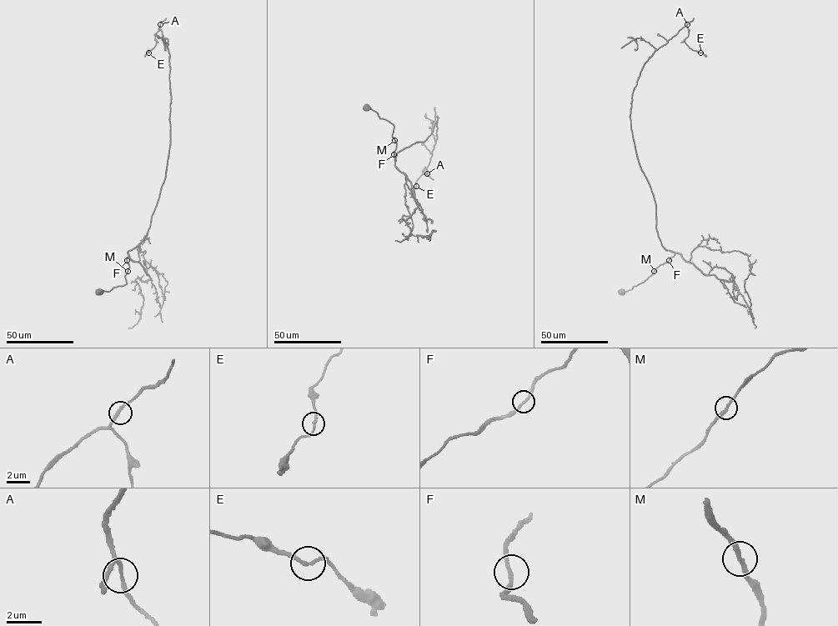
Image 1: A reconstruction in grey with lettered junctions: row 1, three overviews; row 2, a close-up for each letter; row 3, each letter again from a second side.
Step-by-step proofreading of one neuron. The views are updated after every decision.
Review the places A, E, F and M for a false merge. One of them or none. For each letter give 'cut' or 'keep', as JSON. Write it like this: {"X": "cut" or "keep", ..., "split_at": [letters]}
{"A": "keep", "E": "keep", "F": "keep", "M": "keep", "split_at": []}

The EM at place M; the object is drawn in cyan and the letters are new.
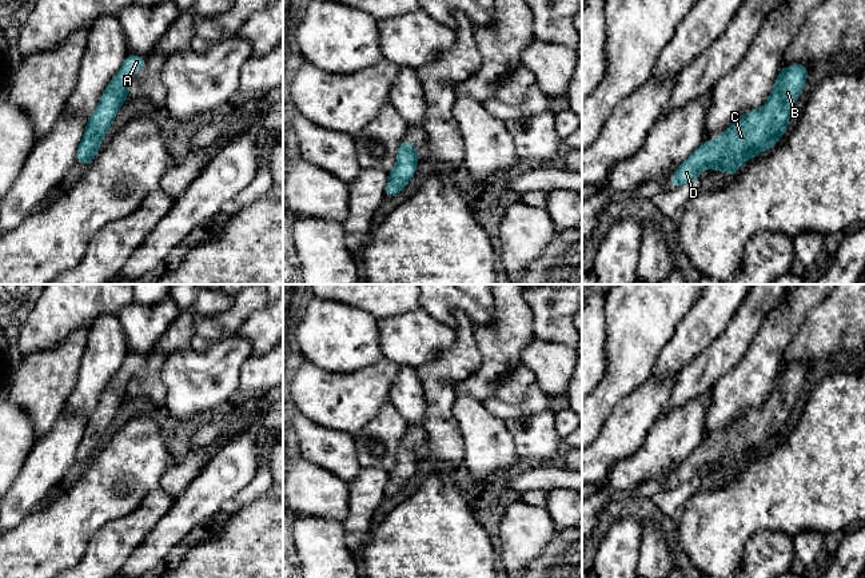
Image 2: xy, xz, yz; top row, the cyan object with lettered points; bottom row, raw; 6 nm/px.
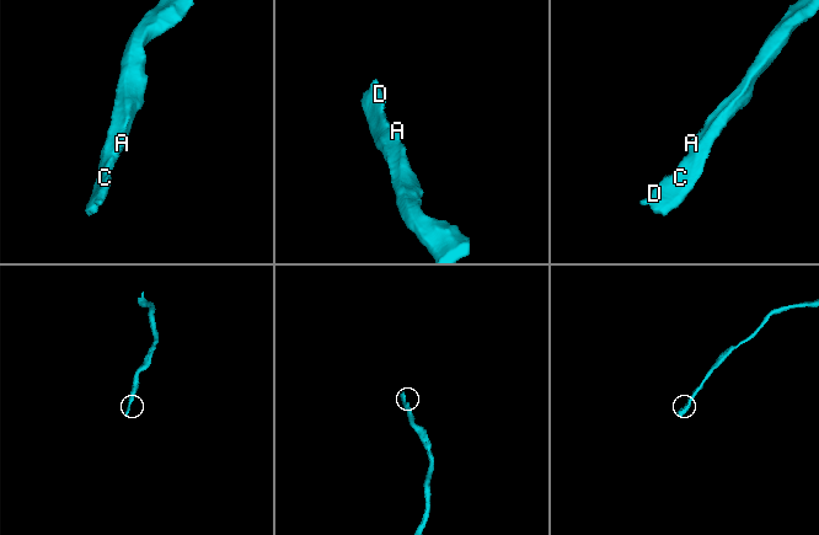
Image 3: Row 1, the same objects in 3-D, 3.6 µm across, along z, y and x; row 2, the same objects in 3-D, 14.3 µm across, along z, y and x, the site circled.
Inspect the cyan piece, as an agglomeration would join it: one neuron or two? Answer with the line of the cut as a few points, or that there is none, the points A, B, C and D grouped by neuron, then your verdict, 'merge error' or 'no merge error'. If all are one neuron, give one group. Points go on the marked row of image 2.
no cut | A B C D | no merge error

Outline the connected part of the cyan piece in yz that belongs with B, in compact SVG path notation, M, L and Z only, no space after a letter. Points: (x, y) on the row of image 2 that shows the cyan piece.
M805 64L780 69L764 108L746 112L718 137L702 143L678 166L669 186L697 183L697 176L705 167L732 176L746 160L760 156L760 150L769 151L788 129L793 104L804 91L808 72Z

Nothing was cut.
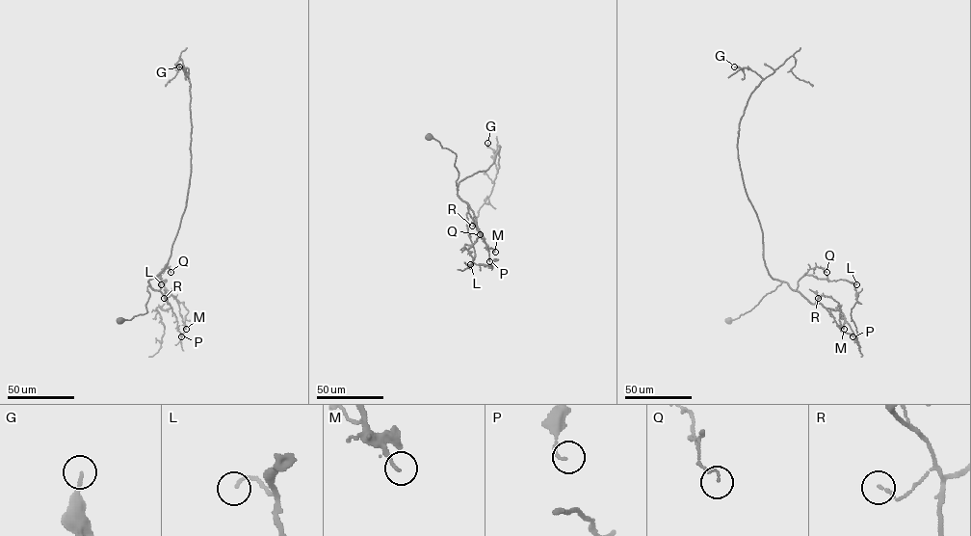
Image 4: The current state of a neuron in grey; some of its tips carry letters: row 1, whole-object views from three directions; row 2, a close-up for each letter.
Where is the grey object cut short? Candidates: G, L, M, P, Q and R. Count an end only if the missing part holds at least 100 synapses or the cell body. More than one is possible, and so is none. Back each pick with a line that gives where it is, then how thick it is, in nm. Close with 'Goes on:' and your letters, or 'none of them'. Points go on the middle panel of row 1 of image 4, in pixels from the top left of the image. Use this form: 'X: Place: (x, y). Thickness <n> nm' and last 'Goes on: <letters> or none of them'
Goes on: none of them

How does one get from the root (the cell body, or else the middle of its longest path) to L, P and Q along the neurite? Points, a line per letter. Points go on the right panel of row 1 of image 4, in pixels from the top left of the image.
L: (728, 320), (750, 311), (782, 281), (795, 290), (798, 281), (804, 275), (830, 281), (845, 280), (856, 284)
P: (728, 320), (750, 311), (767, 293), (785, 281), (811, 303), (821, 304), (832, 314), (840, 330), (852, 336)
Q: (728, 320), (750, 311), (782, 281), (795, 290), (798, 281), (810, 268), (822, 267), (826, 272)

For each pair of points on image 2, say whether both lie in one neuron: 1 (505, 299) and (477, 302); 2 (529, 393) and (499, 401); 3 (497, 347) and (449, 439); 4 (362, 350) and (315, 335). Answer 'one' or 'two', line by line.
1: two
2: one
3: two
4: one

